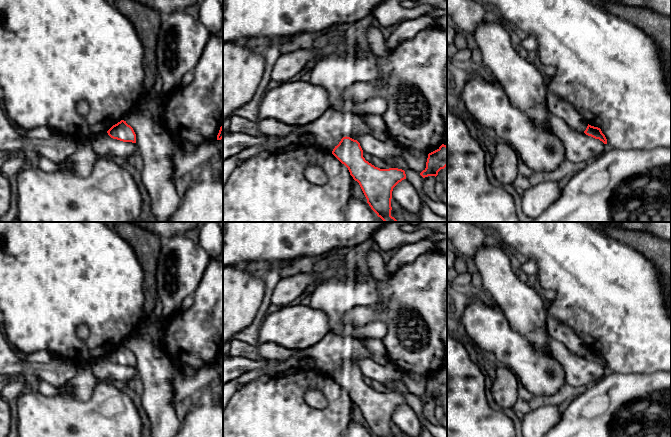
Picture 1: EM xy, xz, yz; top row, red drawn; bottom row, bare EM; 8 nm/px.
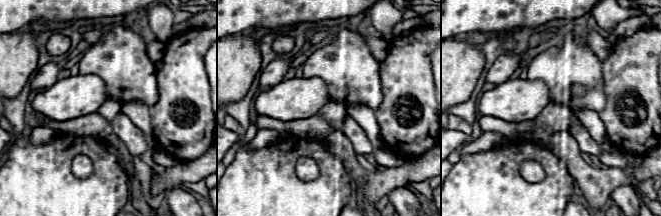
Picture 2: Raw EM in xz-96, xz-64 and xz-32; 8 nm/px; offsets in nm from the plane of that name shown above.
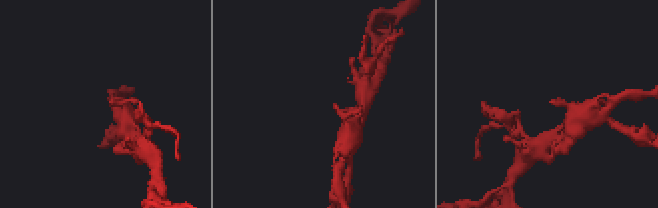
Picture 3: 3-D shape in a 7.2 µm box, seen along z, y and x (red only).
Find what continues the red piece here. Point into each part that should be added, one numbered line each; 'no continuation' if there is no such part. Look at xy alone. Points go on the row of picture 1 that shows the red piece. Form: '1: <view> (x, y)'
no continuation

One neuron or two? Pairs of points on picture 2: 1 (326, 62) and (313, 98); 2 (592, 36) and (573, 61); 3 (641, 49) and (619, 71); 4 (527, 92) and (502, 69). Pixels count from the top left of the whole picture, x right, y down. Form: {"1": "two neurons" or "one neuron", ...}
{"1": "two neurons", "2": "two neurons", "3": "one neuron", "4": "two neurons"}

